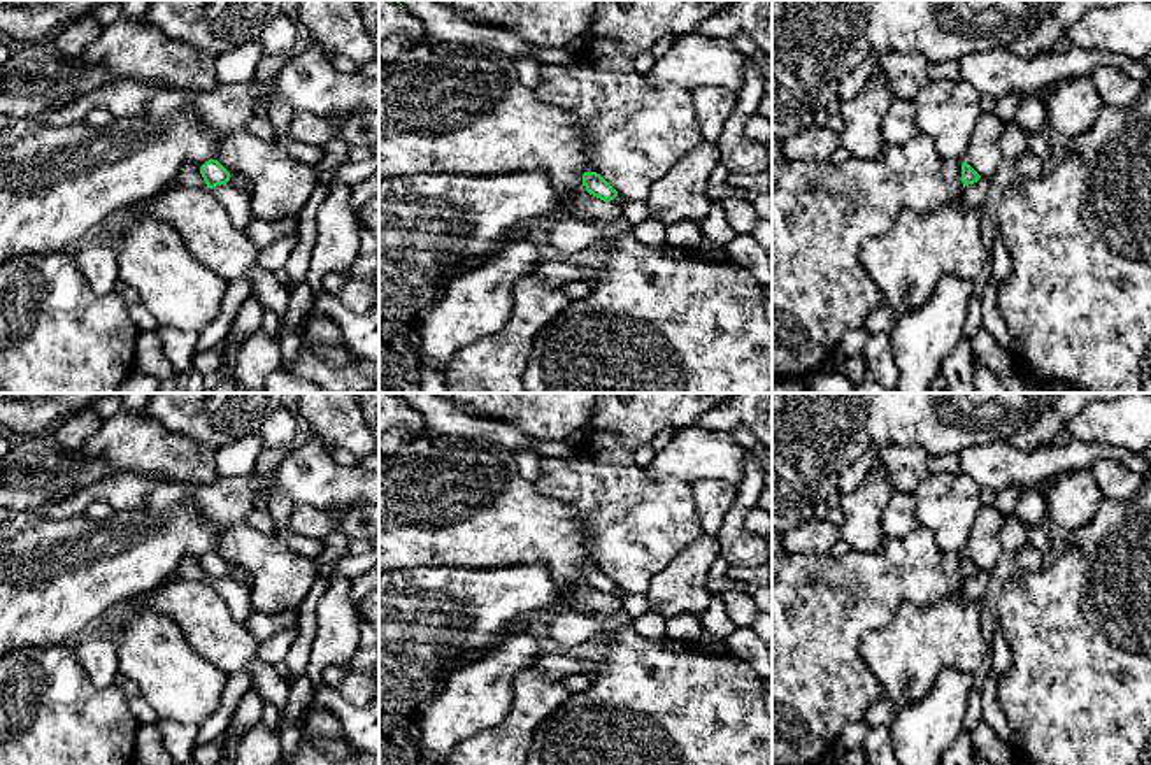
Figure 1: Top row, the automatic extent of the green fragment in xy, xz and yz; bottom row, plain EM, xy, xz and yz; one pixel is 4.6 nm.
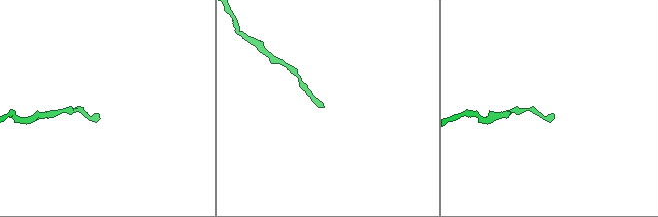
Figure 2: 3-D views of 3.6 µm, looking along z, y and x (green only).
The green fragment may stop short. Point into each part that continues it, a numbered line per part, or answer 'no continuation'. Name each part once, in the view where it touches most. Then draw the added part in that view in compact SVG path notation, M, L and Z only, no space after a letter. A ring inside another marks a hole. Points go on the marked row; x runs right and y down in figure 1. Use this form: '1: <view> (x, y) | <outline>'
no continuation

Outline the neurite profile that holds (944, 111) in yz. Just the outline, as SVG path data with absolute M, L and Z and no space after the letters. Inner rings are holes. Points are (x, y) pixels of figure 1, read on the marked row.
M930 81L912 102L918 133L925 133L944 160L963 163L983 114L981 93L965 81Z

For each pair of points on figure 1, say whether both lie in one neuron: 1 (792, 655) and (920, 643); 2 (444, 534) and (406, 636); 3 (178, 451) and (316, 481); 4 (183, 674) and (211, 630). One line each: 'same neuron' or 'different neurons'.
1: different neurons
2: different neurons
3: different neurons
4: different neurons

